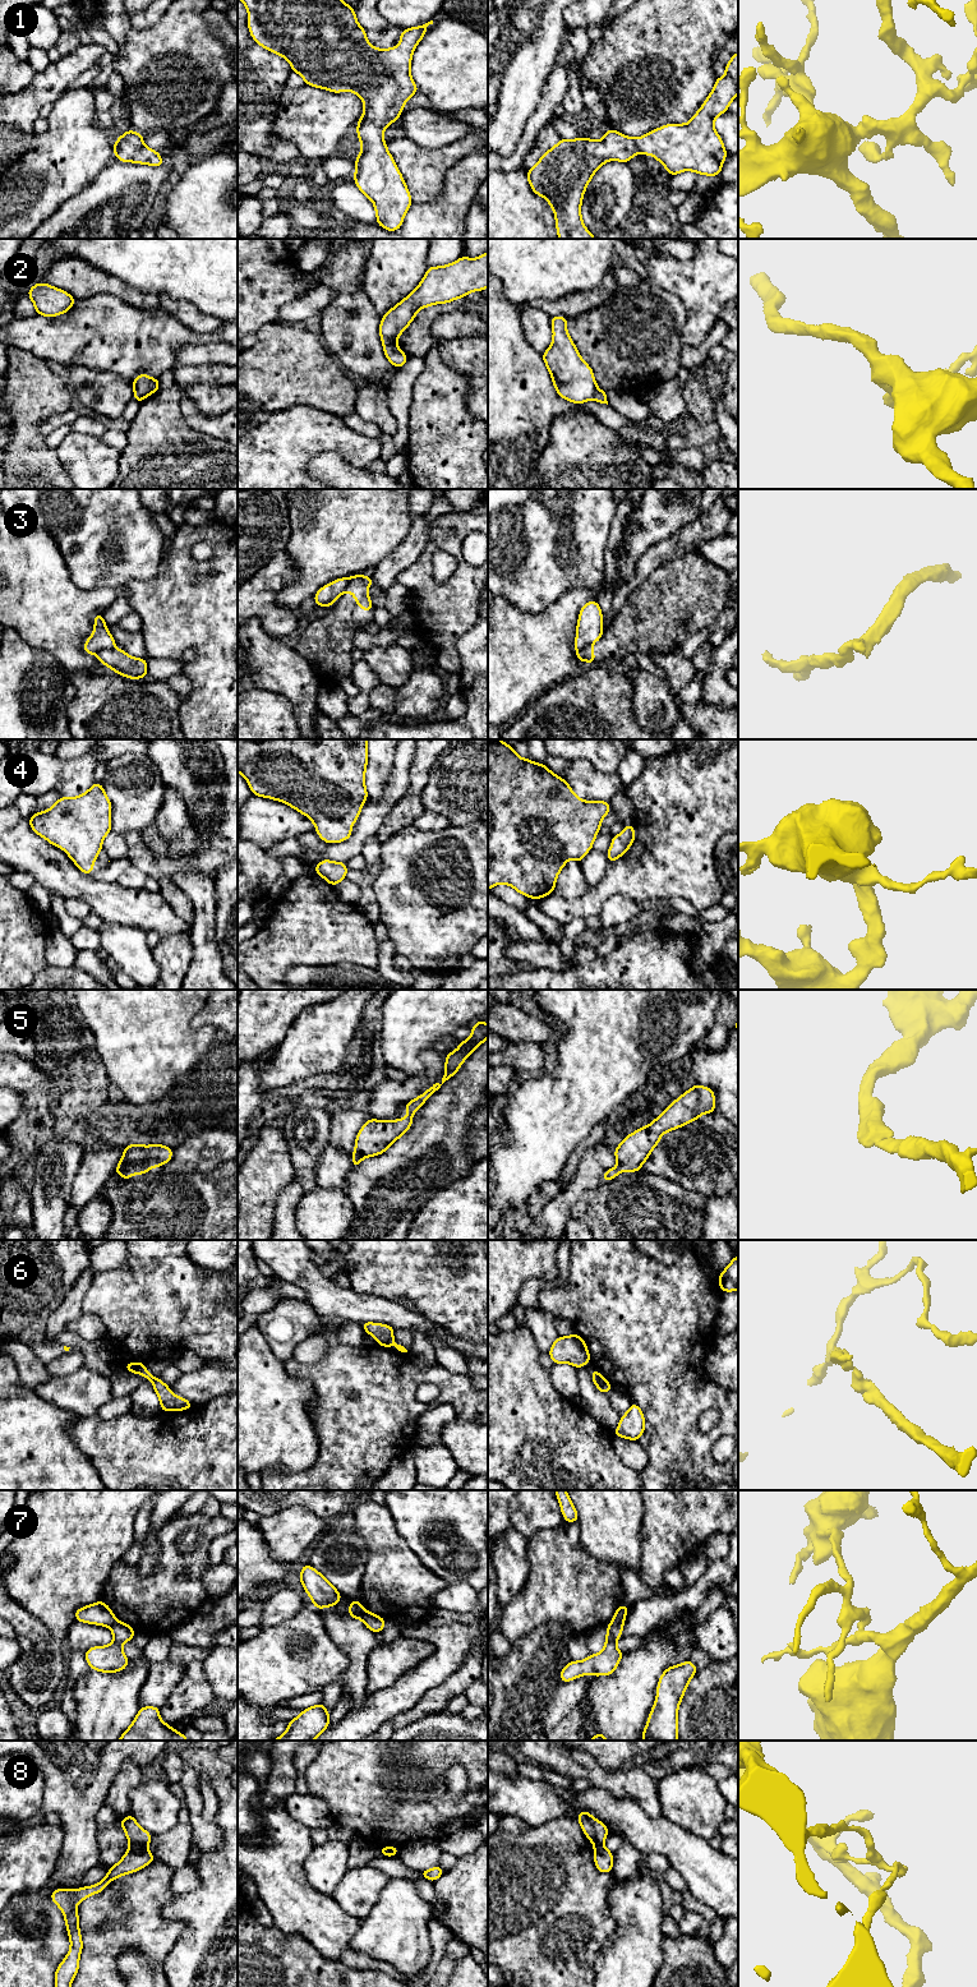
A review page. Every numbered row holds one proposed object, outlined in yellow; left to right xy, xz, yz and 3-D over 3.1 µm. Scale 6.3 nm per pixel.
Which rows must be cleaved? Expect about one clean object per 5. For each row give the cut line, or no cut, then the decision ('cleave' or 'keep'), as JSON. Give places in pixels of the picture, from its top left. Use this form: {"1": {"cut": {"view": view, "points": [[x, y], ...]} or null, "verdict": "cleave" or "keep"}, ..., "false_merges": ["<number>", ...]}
{"1": {"cut": null, "verdict": "keep"}, "2": {"cut": {"view": "xz", "points": [[383, 344], [395, 345]]}, "verdict": "cleave"}, "3": {"cut": {"view": "xy", "points": [[113, 646], [104, 648], [96, 654]]}, "verdict": "cleave"}, "4": {"cut": null, "verdict": "keep"}, "5": {"cut": null, "verdict": "keep"}, "6": {"cut": {"view": "xy", "points": [[144, 1369], [142, 1374]]}, "verdict": "cleave"}, "7": {"cut": {"view": "yz", "points": [[623, 1619], [611, 1623]]}, "verdict": "cleave"}, "8": {"cut": {"view": "xy", "points": [[130, 1843], [146, 1847]]}, "verdict": "cleave"}, "false_merges": ["2", "3", "6", "7", "8"]}

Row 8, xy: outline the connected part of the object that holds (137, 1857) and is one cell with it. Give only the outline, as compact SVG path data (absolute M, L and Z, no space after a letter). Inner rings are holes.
M130 1844L120 1862L110 1867L107 1875L97 1885L79 1887L77 1890L57 1889L51 1893L50 1898L64 1914L65 1926L70 1938L70 1950L55 1972L55 1987L70 1987L79 1969L79 1956L83 1942L79 1931L79 1915L74 1905L80 1904L86 1898L105 1890L112 1880L137 1872L151 1864L153 1861L155 1855L146 1845Z

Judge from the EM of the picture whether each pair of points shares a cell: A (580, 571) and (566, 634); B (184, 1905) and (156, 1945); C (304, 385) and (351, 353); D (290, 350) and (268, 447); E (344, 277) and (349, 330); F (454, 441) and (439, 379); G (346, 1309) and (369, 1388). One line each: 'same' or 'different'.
A: different
B: different
C: different
D: different
E: same
F: same
G: different

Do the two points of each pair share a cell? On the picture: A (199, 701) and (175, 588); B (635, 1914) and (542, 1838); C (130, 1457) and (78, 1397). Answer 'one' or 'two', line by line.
A: one
B: two
C: two

